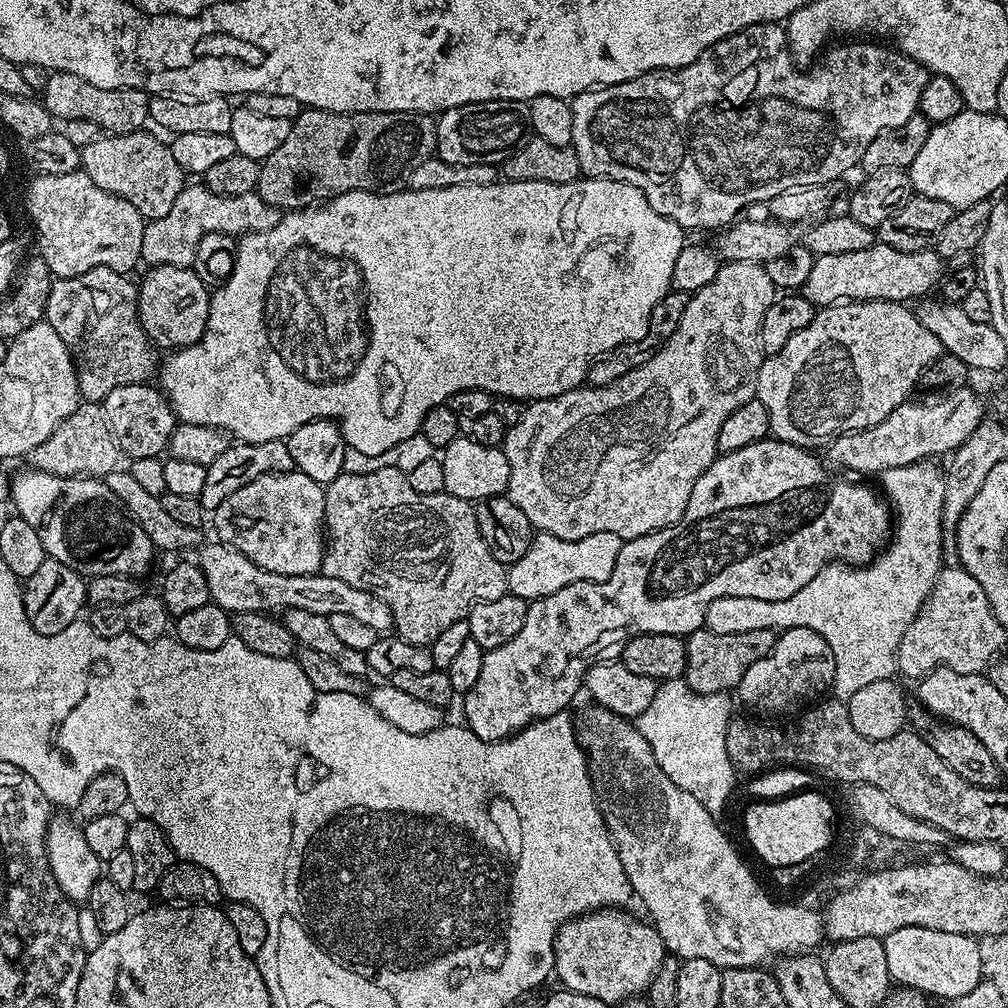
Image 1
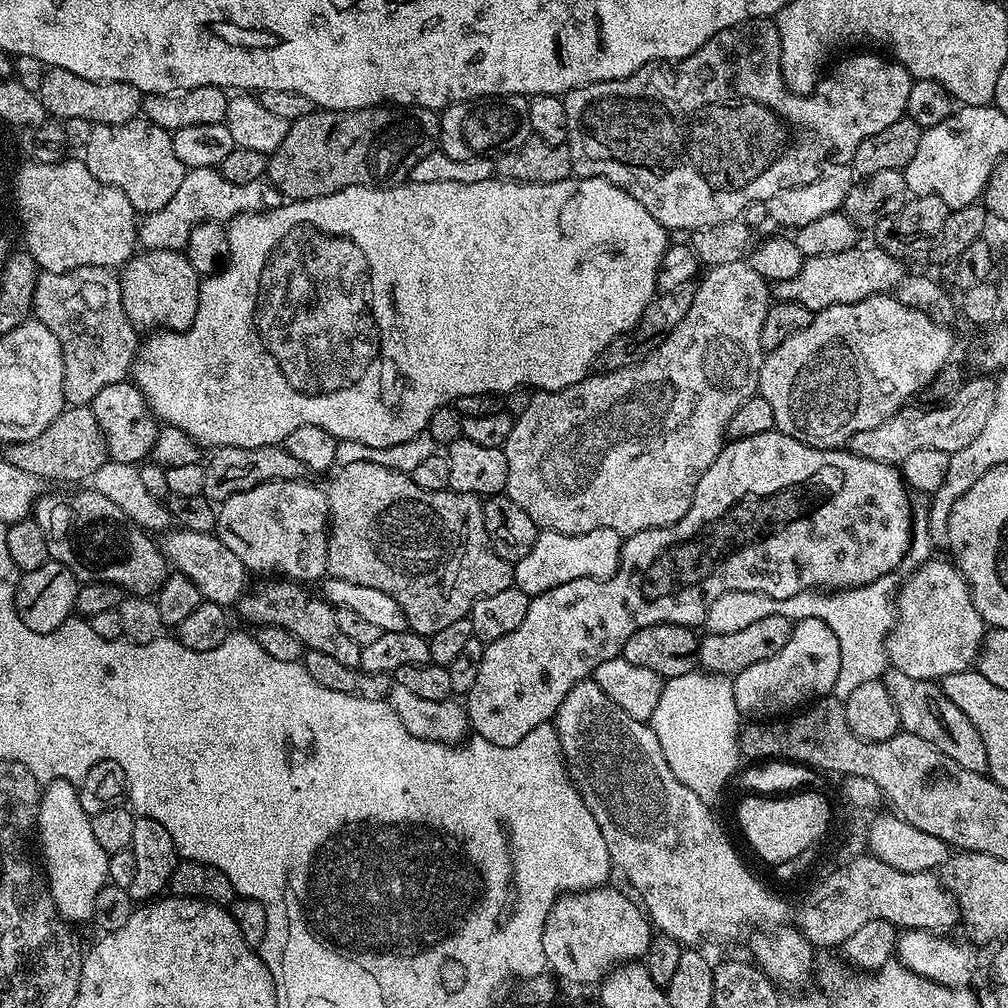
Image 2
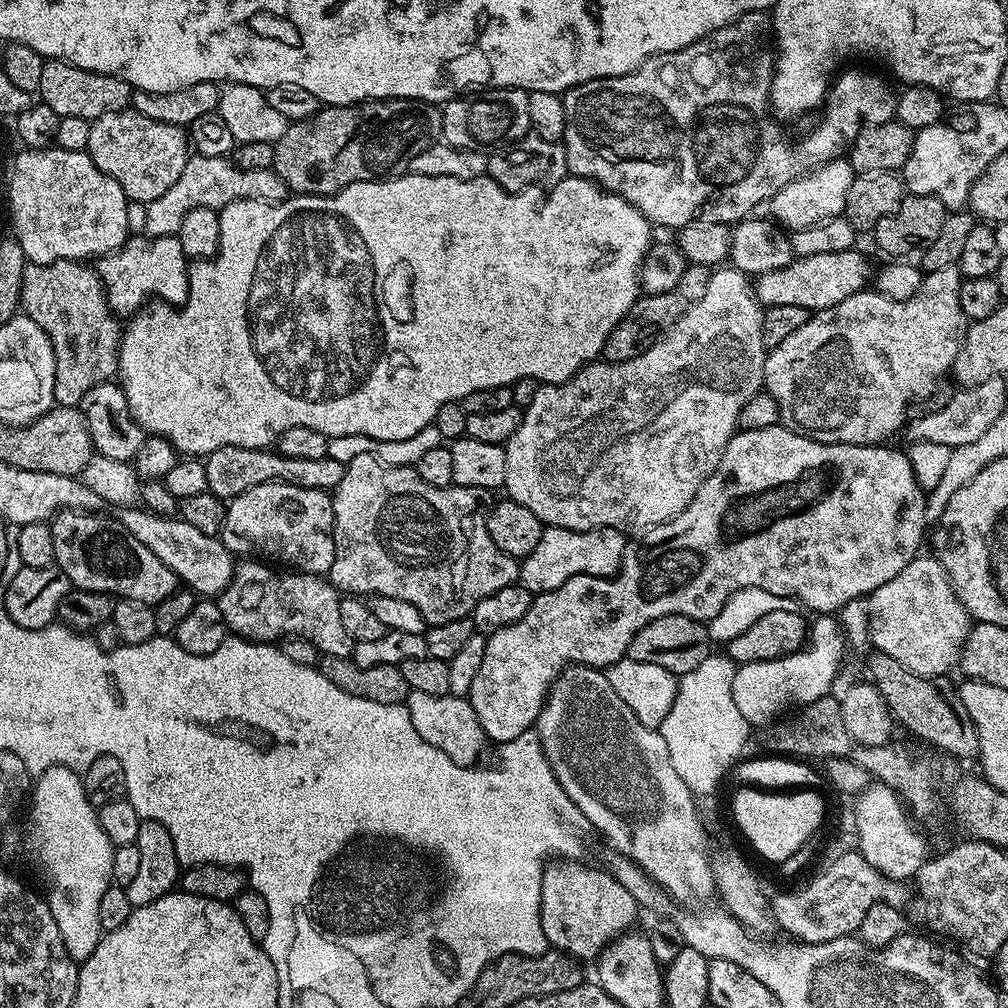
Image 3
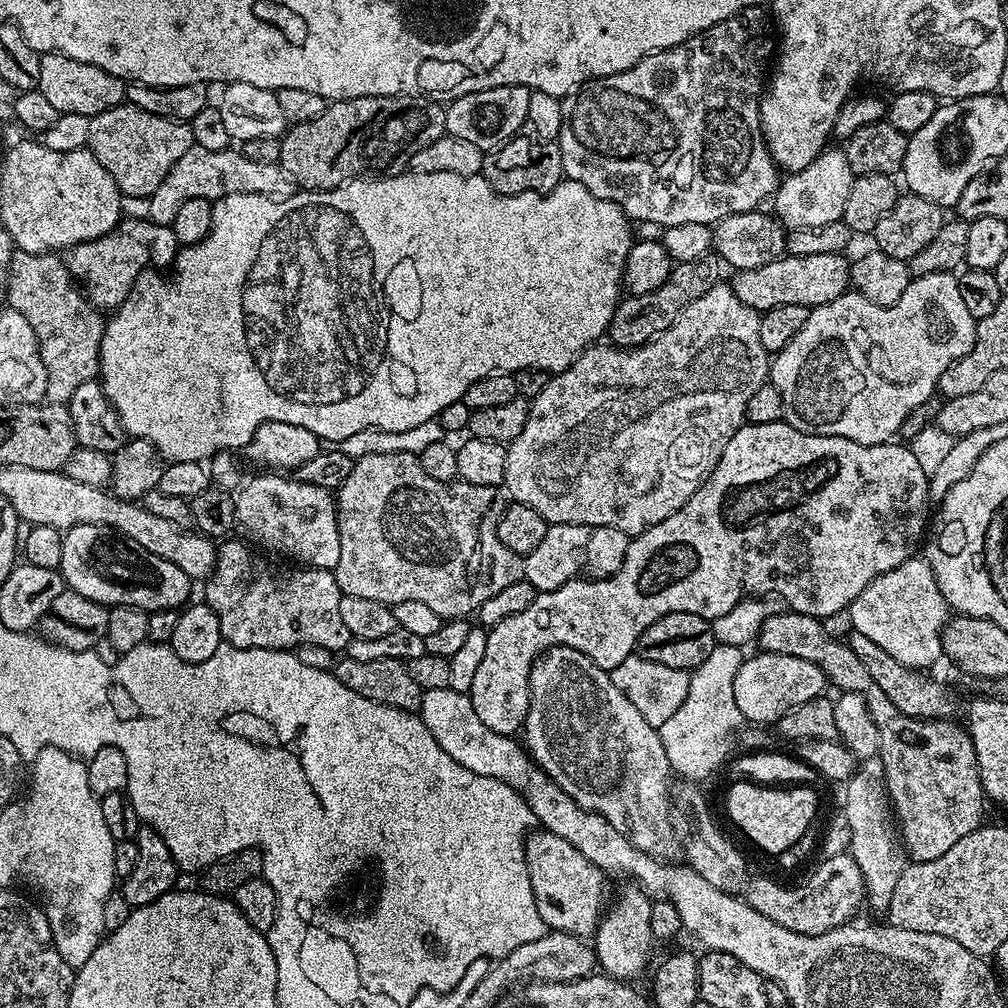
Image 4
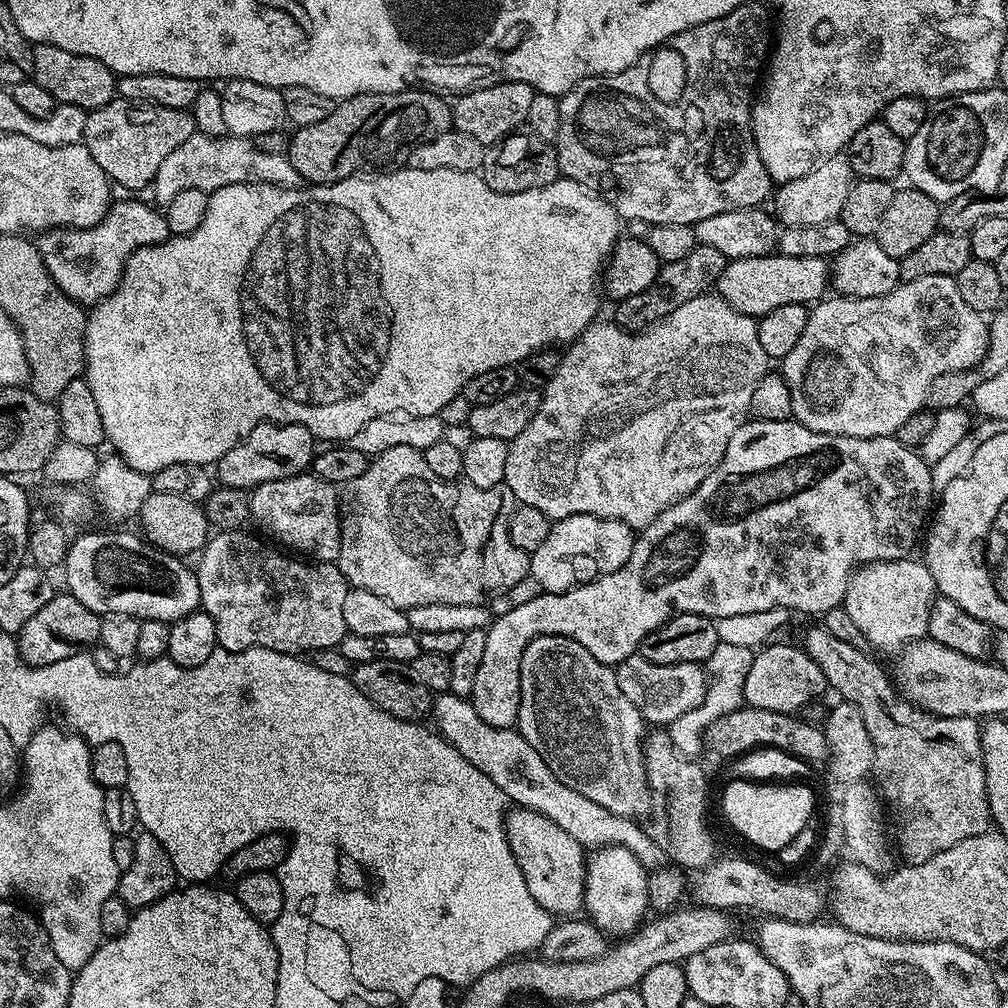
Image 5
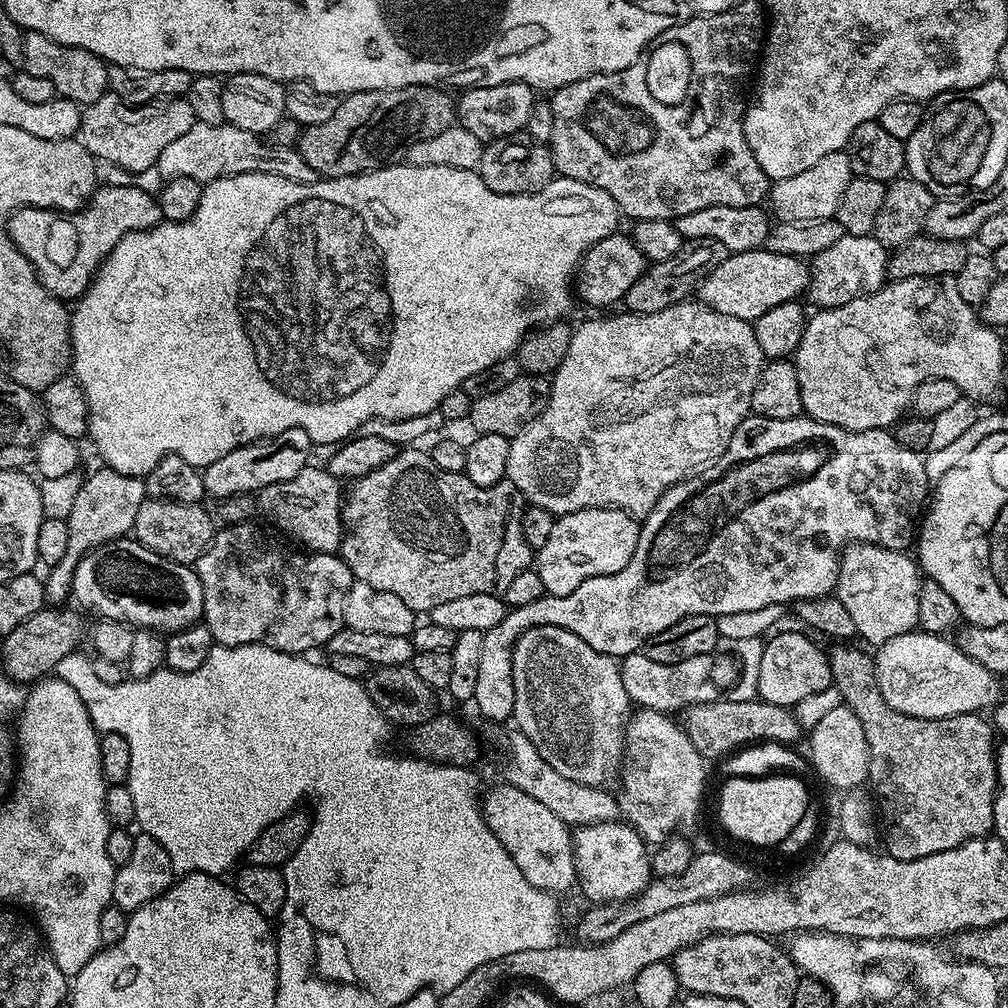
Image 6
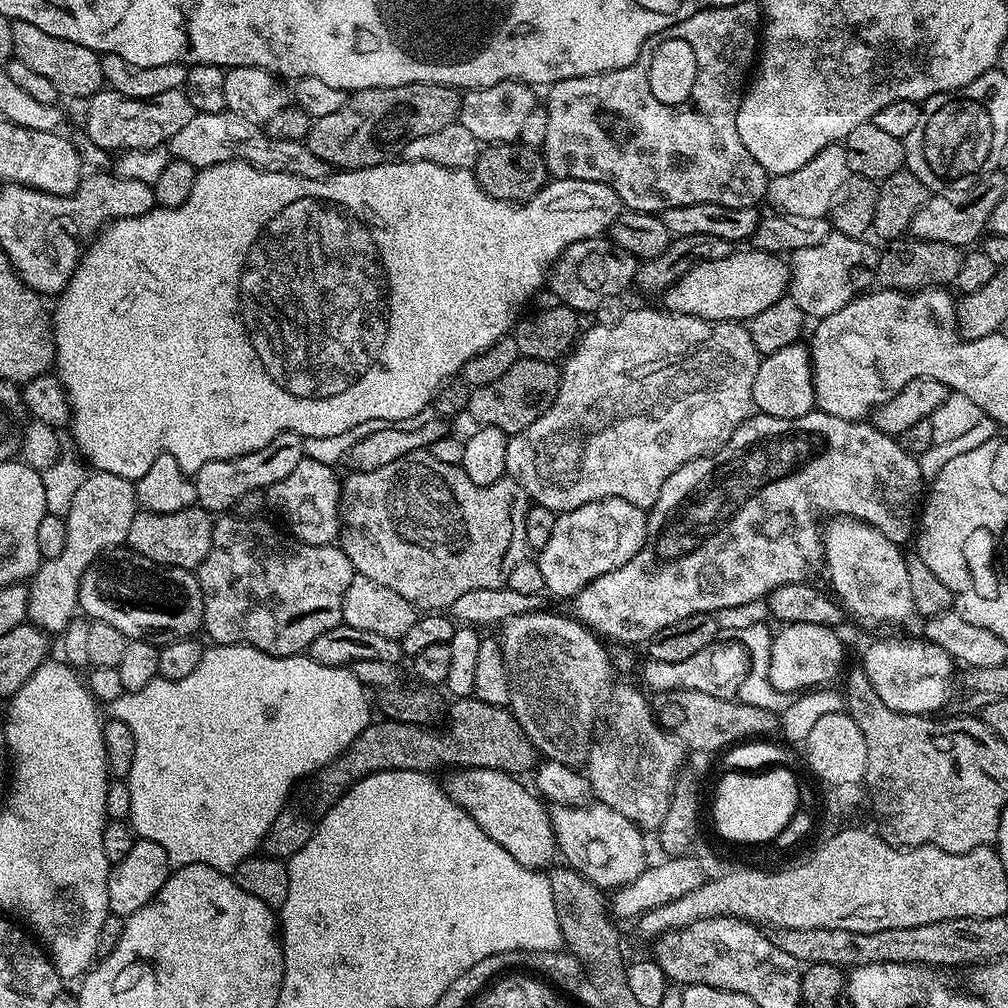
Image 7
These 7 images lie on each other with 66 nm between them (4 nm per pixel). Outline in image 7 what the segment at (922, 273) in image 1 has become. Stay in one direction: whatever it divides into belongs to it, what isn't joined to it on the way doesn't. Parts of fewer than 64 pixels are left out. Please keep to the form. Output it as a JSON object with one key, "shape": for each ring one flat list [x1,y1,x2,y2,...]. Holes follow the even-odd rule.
{"shape":[[733,250,726,258,694,265,678,282,664,289,663,307,669,312,733,322,747,322,754,314,762,314,789,291,790,268,777,253,747,251]]}

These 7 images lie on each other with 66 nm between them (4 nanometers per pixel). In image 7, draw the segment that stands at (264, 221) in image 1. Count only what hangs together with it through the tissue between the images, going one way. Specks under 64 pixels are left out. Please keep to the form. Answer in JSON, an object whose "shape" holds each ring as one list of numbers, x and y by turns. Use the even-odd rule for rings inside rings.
{"shape":[[197,112,187,126,182,126,167,143,169,153,182,162,190,162,198,170,226,162,229,158,244,160,266,172,289,172,302,178,324,180,330,174,330,165,322,162,298,140,279,140,268,135,257,121,247,120,229,112]]}

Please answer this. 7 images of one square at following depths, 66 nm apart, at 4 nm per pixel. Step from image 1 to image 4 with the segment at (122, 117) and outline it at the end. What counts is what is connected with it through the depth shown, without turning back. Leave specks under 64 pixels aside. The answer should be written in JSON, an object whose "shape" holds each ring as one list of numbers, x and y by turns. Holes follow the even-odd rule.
{"shape":[[46,52,40,58,38,91,50,101,54,110,61,114,93,117,125,103,126,81,98,66,90,66,90,62,78,62,57,52]]}

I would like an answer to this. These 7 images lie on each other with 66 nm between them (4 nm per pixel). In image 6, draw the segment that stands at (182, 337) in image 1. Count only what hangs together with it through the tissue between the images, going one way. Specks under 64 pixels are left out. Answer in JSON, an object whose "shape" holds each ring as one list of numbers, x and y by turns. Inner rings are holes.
{"shape":[[105,183,92,193,92,199,78,212,58,212,54,208,17,208,7,217,8,237,26,254,34,266,36,277,65,302,80,299,92,283,92,277,104,260,126,234,152,228,164,215,159,199,133,185,116,186]]}

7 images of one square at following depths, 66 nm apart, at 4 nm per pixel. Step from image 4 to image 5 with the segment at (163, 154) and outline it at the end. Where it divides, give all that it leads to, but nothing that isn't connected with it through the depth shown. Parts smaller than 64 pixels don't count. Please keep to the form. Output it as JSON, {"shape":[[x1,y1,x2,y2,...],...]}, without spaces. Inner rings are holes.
{"shape":[[117,98,111,100,106,106,89,111,82,142,90,150,90,154,94,154,94,162,102,166,102,170,108,175,113,185,121,184,124,188,141,190,151,185,153,178,158,174,158,166,162,166,167,156,196,132,196,123,191,111,167,108,164,104,145,104]]}

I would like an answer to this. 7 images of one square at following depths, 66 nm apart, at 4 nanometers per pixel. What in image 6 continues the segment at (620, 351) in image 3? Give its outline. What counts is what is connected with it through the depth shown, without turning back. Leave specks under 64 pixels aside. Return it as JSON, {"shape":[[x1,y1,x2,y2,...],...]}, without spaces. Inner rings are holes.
{"shape":[[715,238,685,240,674,258,666,258,666,262,652,264,642,274,642,278,638,278,638,282,634,282,630,290,626,290,623,307,638,316,645,316,666,310,666,306,680,304,699,289,701,280,705,280,716,267,726,262,729,254,726,246,722,246,722,242,716,241]]}

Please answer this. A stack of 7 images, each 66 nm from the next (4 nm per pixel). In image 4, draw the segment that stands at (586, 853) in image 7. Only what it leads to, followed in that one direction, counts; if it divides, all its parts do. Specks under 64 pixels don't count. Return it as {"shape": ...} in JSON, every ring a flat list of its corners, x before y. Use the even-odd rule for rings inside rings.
{"shape":[[639,886,631,887,625,890,621,900,616,900,613,904,611,901,607,905,606,911,600,917,600,925,594,933,596,962,603,975,625,982,632,982,635,976,643,974,644,967,648,964,648,955,654,947,650,930,650,910,653,901]]}

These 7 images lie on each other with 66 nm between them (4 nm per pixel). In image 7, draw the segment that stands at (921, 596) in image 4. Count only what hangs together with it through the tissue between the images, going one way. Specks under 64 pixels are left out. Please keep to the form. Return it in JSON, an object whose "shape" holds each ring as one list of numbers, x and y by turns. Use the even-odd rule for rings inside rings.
{"shape":[[836,516,829,520,832,521,823,525,822,539,824,564,828,568,828,580,832,583,831,591,835,599,864,624,900,624,907,616,911,617,913,611,910,574,906,570,905,553,901,545,890,542,886,534,870,526,866,520,856,520,853,516]]}

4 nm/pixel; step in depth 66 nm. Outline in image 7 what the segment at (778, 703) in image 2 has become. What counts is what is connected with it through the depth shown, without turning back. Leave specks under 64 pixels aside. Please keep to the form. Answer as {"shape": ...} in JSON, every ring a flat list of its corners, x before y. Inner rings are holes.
{"shape":[[810,622,785,624,772,637,770,650,770,682,779,692,800,694,803,688,816,688,819,684,828,684,836,675,841,675,840,667,844,664,844,644,840,641,839,631,826,626,810,626]]}

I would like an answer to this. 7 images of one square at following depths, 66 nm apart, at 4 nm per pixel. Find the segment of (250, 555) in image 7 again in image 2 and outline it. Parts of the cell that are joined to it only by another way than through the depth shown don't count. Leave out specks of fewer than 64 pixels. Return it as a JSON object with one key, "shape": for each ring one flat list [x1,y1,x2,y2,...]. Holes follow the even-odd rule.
{"shape":[[268,578,265,584,260,584,253,590,245,591,238,601,240,616,249,620,253,626,268,625,281,627,288,630,294,638,301,640,305,649,322,654,330,654,334,662,338,662,347,668,360,667,361,645,350,642,342,630,338,630,336,621,336,609,321,598,315,591,307,592,305,585,293,582,287,578]]}

